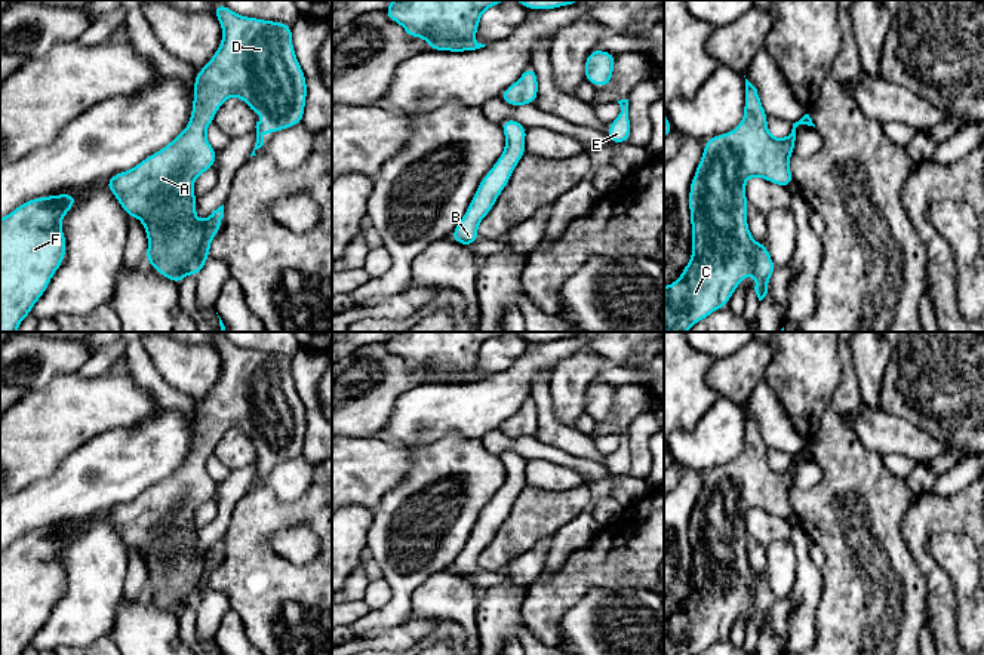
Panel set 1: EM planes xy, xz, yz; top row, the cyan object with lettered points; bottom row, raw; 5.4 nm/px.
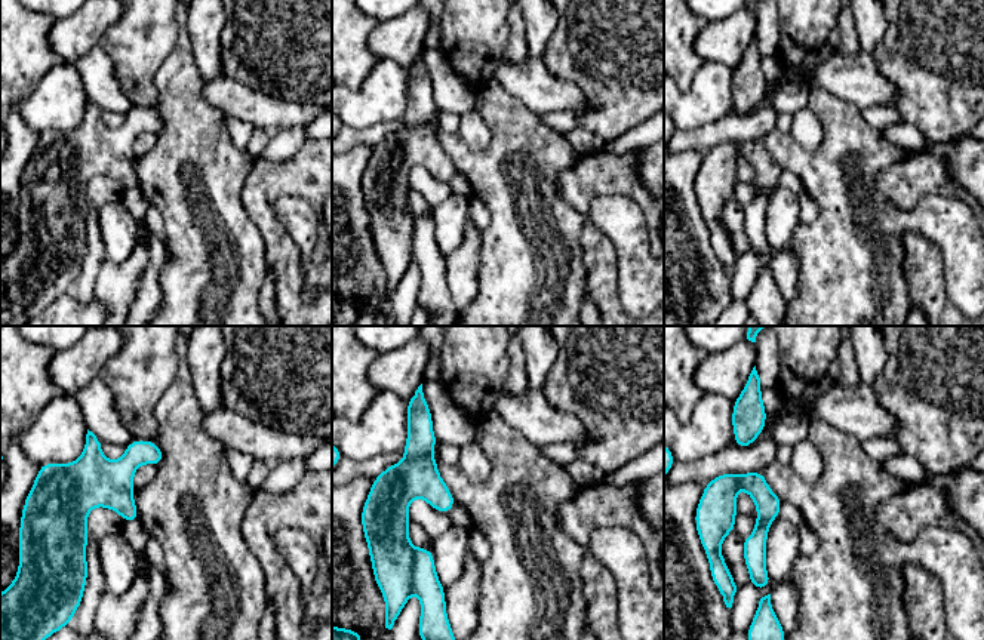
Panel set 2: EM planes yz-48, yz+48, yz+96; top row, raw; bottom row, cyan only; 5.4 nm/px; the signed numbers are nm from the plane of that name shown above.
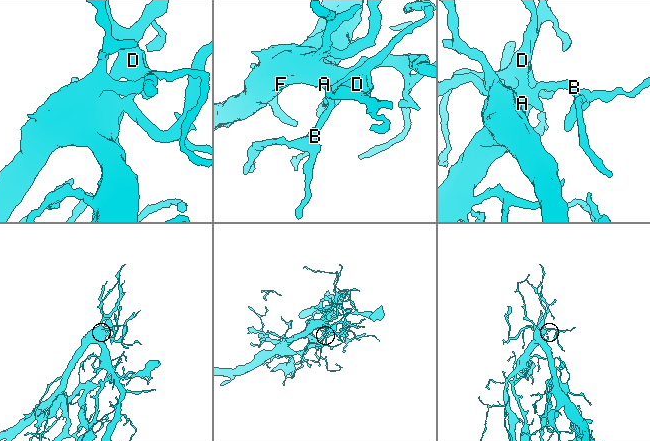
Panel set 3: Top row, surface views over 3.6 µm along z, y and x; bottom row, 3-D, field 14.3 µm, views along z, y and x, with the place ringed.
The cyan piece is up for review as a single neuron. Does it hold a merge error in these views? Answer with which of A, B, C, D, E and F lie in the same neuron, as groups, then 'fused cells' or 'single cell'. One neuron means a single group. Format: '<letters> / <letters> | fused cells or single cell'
A B C D E F | single cell

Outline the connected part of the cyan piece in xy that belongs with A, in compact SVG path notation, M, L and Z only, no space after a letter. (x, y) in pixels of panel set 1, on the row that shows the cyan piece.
M222 3L215 4L213 15L222 27L222 43L205 68L196 73L193 111L187 127L132 170L116 173L104 182L129 219L133 216L141 219L148 239L145 261L176 286L185 274L199 276L210 258L209 247L224 218L222 205L200 222L196 218L197 199L193 191L196 178L216 162L218 153L206 139L206 129L213 123L216 111L230 96L243 99L255 119L259 110L264 111L264 120L255 126L256 142L252 157L264 145L265 130L274 135L302 123L307 101L307 80L292 44L292 25L242 16Z

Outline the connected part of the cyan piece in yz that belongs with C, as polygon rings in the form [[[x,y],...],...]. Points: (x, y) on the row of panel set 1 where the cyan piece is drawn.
[[[745,79],[744,120],[729,133],[714,135],[704,144],[701,162],[689,188],[692,258],[674,283],[664,286],[664,332],[686,332],[713,311],[728,305],[738,285],[753,273],[756,295],[762,301],[777,268],[766,243],[756,243],[747,224],[745,181],[763,178],[787,188],[794,182],[788,159],[794,154],[796,127],[814,126],[809,114],[793,123],[787,138],[772,138],[757,89]]]

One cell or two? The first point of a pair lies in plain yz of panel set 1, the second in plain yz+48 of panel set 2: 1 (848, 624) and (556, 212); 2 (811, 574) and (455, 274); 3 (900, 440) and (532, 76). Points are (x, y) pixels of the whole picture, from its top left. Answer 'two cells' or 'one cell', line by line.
1: one cell
2: one cell
3: one cell

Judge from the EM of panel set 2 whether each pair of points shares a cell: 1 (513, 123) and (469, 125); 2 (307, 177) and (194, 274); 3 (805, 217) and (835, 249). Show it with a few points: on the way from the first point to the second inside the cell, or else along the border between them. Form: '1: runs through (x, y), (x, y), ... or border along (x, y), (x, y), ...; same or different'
1: border along (474, 108), (491, 132), (491, 141), (479, 151); different
2: border along (240, 190), (240, 202), (263, 239), (266, 255); different
3: border along (805, 188), (818, 209), (818, 215), (808, 225); different

